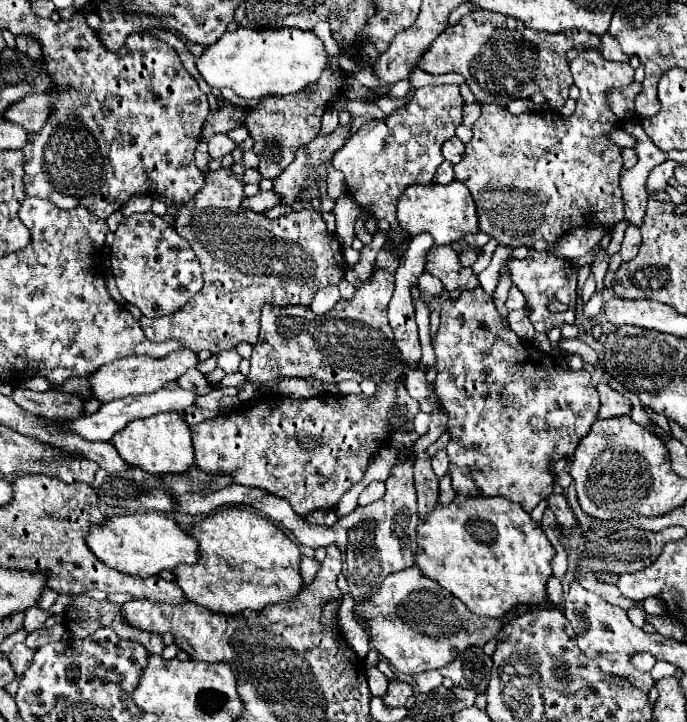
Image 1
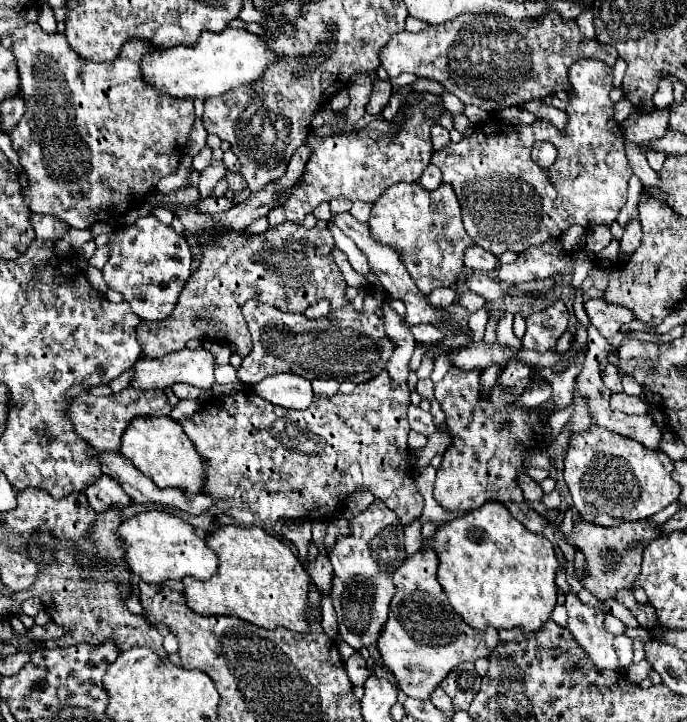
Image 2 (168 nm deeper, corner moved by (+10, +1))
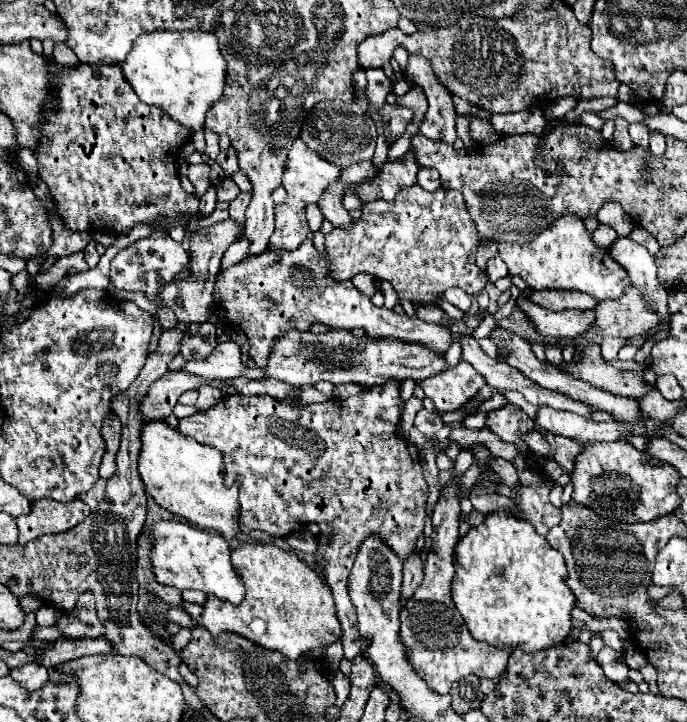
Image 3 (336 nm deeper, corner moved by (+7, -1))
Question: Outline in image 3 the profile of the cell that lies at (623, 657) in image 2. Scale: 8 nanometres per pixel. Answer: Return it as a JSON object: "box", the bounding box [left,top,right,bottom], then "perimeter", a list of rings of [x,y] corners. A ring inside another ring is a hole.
{"box":[600,631,622,651],"perimeter":[[[602,631],[600,637],[602,637],[602,641],[604,641],[606,647],[612,647],[616,651],[622,651],[622,641],[620,641],[620,637],[618,637],[616,631]]]}

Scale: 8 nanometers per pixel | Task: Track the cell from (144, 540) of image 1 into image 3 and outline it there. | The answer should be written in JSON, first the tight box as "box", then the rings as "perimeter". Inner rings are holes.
{"box":[150,521,244,605],"perimeter":[[[160,521],[150,531],[156,537],[152,549],[152,565],[154,575],[162,585],[184,589],[198,589],[206,595],[214,595],[218,599],[230,601],[238,605],[244,599],[244,583],[236,569],[230,563],[230,543],[218,533],[206,533],[188,523],[180,521]]]}

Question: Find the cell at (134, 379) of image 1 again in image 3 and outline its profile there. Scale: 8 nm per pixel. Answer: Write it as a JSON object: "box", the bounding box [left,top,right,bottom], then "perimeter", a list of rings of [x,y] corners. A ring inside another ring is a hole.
{"box":[184,339,246,379],"perimeter":[[[230,339],[218,343],[216,351],[208,359],[200,363],[186,363],[184,369],[194,375],[204,375],[204,379],[234,379],[244,375],[246,365],[242,363],[240,345]]]}

